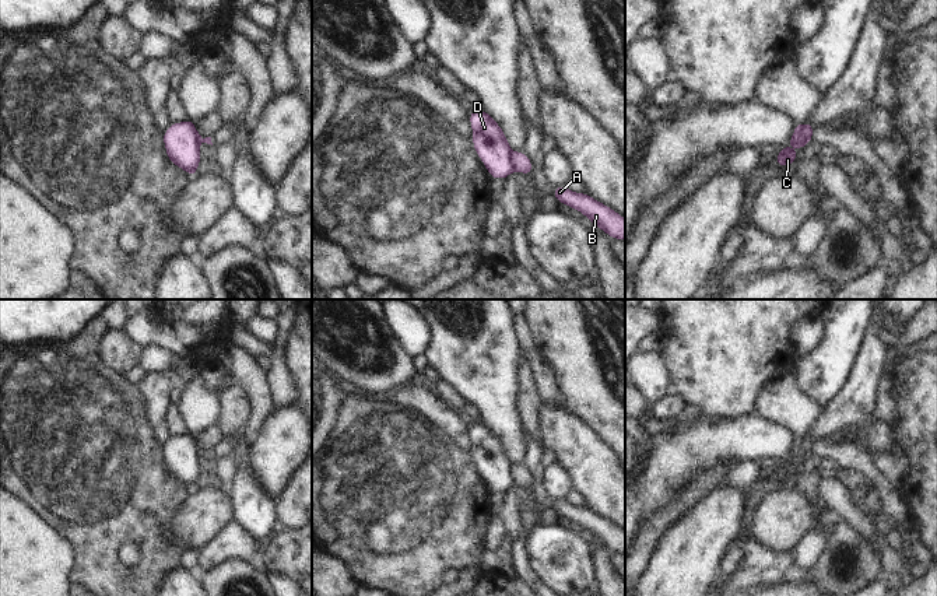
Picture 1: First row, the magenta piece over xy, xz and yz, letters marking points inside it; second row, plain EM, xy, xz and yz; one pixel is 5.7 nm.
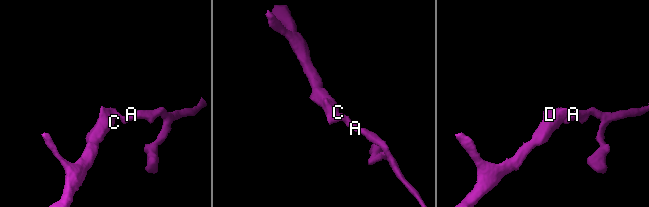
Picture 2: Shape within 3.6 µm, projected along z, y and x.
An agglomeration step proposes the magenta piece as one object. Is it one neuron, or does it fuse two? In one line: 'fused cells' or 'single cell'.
fused cells

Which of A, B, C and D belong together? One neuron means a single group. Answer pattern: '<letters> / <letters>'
A B / C D

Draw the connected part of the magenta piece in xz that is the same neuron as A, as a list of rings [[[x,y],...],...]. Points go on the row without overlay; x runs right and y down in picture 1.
[[[557,499],[554,511],[589,532],[589,534],[608,547],[613,553],[625,553],[625,532],[608,519],[590,511],[587,506],[575,506],[566,499]]]

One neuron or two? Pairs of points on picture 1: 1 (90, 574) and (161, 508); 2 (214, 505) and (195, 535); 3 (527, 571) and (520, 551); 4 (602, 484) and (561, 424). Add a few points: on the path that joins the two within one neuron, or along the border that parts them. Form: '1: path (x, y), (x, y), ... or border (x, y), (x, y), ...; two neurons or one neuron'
1: path (99, 554), (141, 512); one neuron
2: path (207, 512), (195, 528); one neuron
3: path (525, 567), (520, 556); one neuron
4: path (597, 469), (572, 440); one neuron

